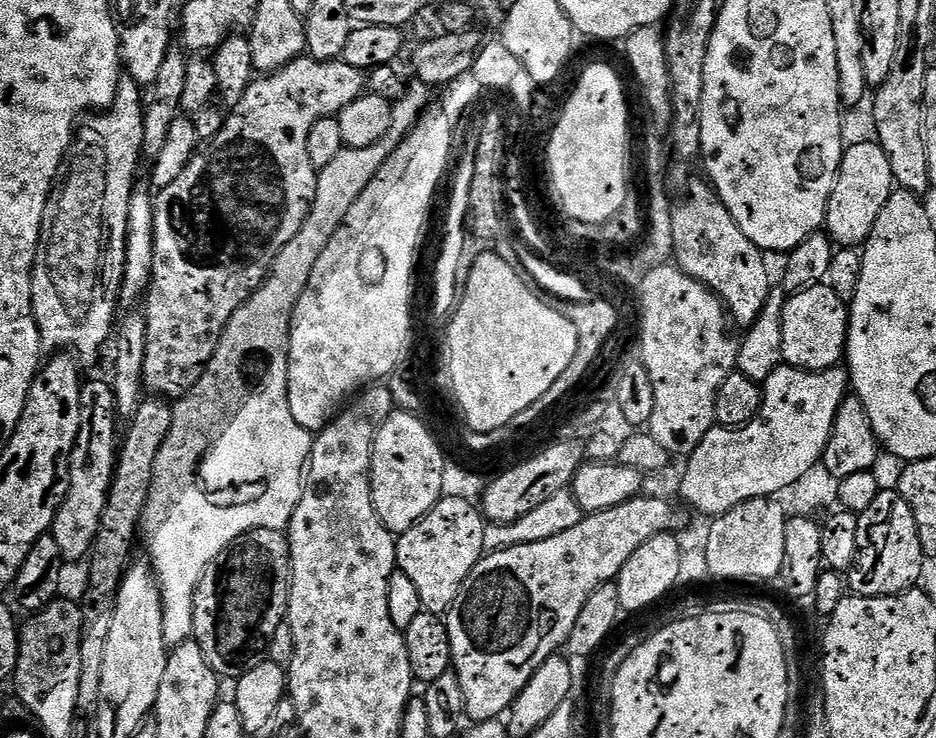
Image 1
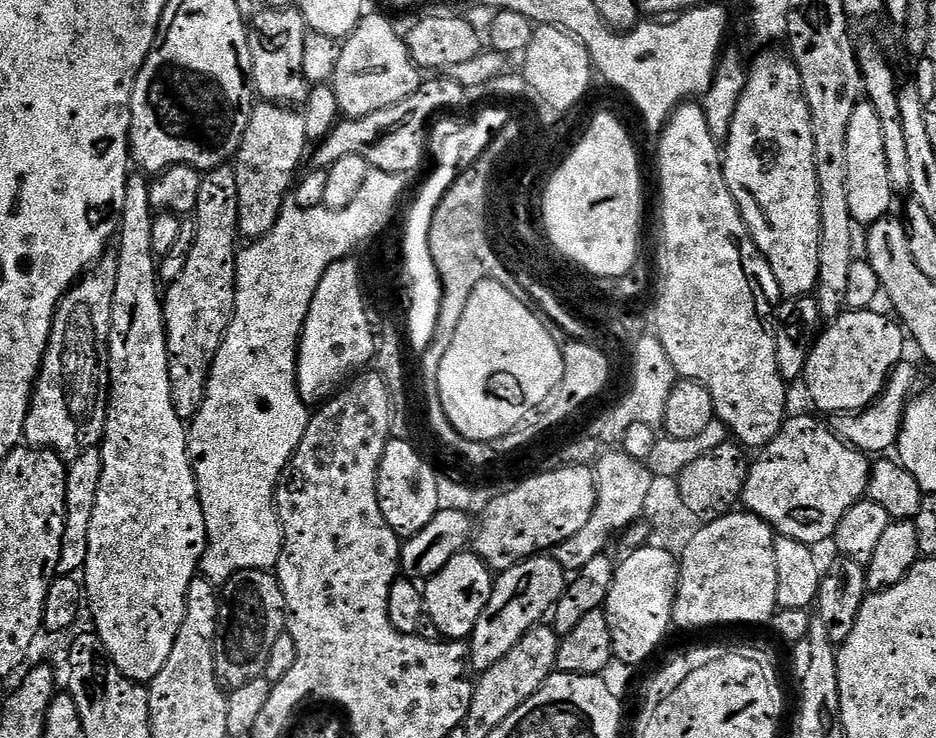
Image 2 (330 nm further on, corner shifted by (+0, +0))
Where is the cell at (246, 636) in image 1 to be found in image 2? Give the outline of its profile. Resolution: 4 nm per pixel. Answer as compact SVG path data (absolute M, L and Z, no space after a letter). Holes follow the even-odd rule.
M247 568L234 574L227 584L223 585L222 608L226 613L226 631L222 636L222 647L216 653L216 677L220 680L221 688L231 690L238 686L246 686L246 682L254 682L263 677L266 662L270 662L270 649L286 630L288 607L280 581L271 571Z

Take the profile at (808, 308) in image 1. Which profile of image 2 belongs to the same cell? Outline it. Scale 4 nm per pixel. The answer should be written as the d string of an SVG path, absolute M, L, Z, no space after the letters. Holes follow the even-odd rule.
M845 310L816 337L816 345L812 347L812 353L806 362L806 370L802 377L806 386L810 388L816 410L851 414L868 408L879 399L896 365L905 359L905 329L891 315L883 316L876 311Z

